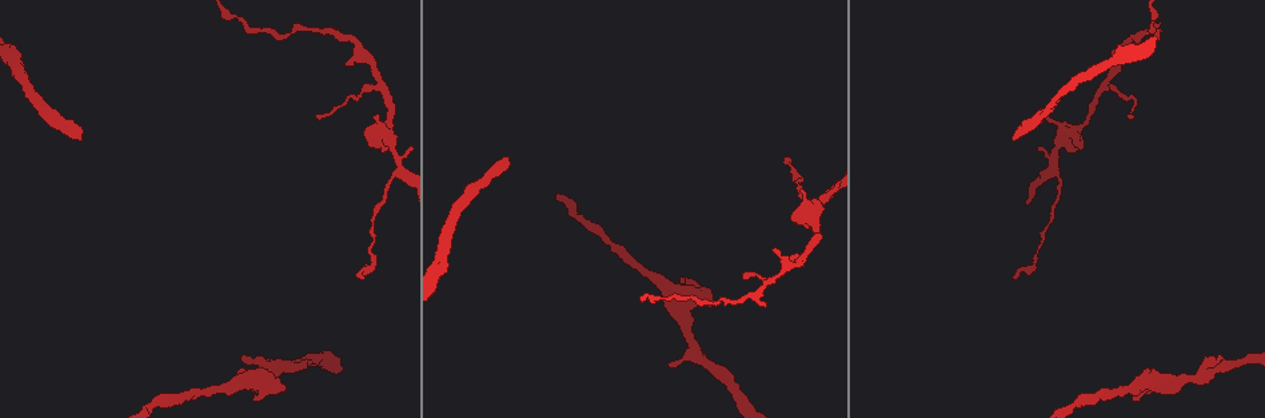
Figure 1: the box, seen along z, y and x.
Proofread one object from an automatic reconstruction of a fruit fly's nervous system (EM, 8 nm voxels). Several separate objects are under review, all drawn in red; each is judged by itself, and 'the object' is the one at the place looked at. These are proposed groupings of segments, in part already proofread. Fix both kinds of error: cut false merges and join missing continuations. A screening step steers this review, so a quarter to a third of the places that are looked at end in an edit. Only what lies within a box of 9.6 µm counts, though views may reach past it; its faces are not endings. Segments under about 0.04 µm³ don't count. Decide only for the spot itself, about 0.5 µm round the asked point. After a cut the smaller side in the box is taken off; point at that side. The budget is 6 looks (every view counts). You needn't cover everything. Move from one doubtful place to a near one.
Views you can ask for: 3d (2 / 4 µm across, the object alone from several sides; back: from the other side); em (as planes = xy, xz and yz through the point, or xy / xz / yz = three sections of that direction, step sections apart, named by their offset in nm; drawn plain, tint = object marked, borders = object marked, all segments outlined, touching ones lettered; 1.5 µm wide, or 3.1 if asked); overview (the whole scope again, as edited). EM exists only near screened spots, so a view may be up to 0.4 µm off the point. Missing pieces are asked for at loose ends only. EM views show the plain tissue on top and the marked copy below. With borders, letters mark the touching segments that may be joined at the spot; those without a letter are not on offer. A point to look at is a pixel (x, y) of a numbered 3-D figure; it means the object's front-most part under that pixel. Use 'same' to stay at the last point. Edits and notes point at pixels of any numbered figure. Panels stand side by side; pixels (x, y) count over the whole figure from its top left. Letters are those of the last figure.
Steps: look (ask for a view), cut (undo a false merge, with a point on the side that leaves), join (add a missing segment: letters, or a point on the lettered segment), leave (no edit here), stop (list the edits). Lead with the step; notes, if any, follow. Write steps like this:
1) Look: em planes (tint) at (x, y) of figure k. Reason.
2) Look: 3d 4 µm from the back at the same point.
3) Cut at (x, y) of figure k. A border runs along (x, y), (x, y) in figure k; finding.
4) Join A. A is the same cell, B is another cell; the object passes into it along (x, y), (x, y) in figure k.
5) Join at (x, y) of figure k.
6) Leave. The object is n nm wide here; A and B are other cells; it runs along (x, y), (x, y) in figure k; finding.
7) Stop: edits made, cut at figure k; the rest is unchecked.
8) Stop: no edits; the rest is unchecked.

Look: em planes (borders) at (712, 299) of figure 1. Branch stops here.

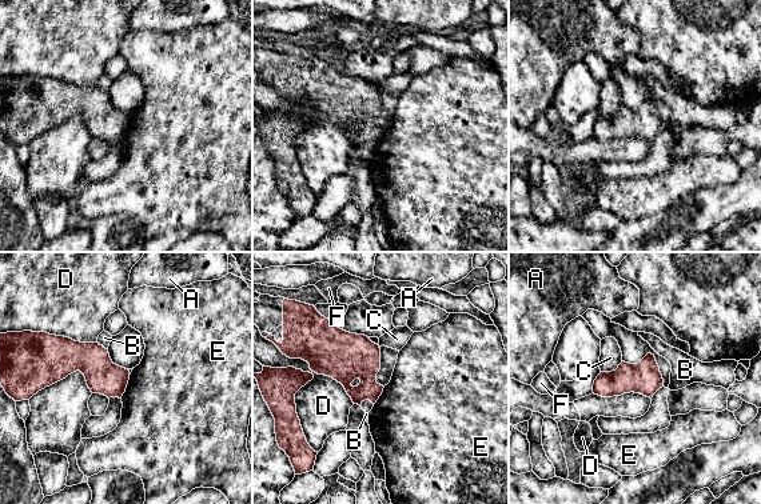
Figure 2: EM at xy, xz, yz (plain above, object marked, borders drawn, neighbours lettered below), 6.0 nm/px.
Leave. A, B, C, D, E and F are other cells; none of them fits.

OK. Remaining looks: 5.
Look: em planes (borders) at (713, 302) of figure 1.

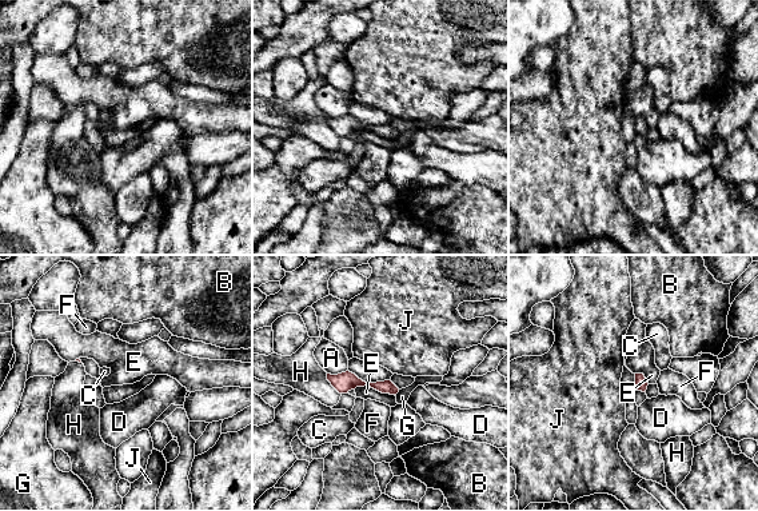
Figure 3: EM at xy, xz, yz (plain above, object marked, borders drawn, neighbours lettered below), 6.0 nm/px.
Leave. A, B, C, D, E, F, G, H and J are other cells; a border runs along (354, 388), (370, 386), (394, 395) in figure 3; all the same neuron.

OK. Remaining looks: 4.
Look: 3d 2 µm at (391, 154) of figure 1.

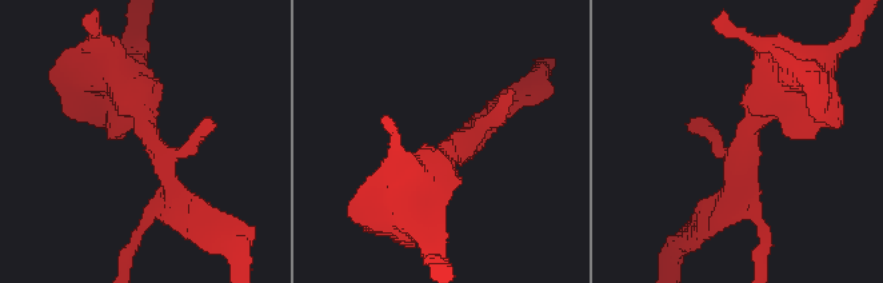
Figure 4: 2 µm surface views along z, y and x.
Look: em xy step 4 (borders) at (146, 139) of figure 4.

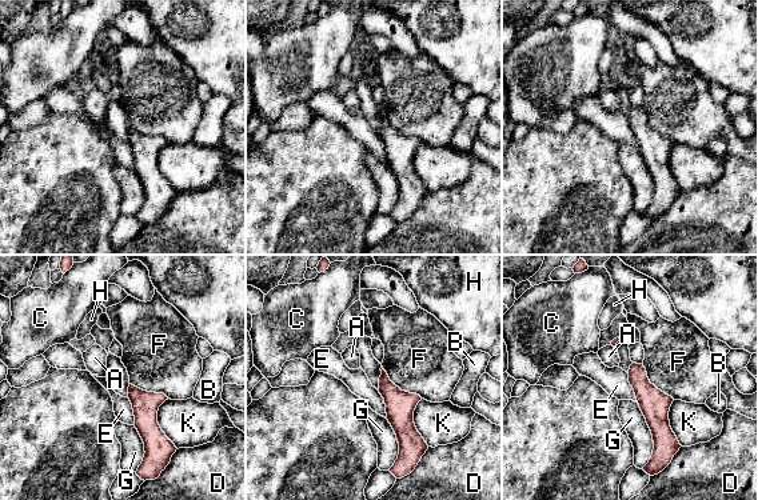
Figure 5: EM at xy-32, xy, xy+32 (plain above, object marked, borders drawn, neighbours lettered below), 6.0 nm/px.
Look: em planes (borders) at the same point.

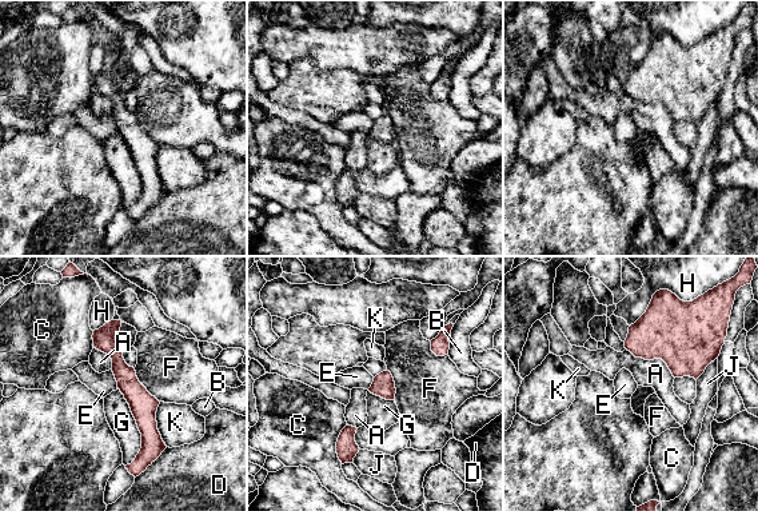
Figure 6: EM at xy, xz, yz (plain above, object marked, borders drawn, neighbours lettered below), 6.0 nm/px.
Leave. The object is 140 nm wide here; A, B, C, D, E, F, G, H, J and K are other cells; continuous, no second neuron.

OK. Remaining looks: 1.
Stop: no edits; the rest is unchecked.

